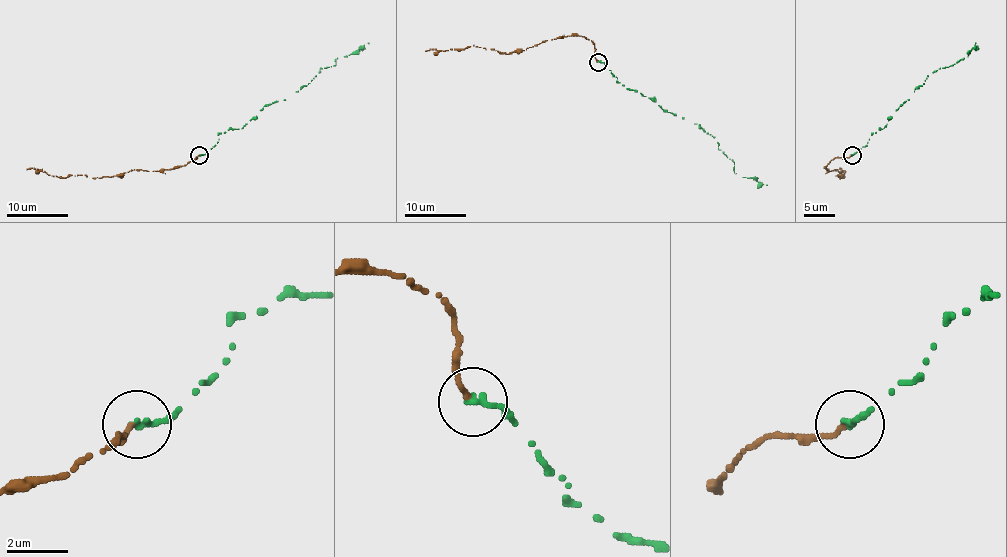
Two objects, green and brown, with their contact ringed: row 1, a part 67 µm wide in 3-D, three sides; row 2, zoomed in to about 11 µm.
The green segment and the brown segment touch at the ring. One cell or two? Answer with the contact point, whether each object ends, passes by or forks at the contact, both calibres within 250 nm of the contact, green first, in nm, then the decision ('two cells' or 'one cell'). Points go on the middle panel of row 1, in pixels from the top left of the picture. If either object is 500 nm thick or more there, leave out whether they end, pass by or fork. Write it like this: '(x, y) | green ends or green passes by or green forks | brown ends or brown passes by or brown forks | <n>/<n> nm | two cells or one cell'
(598, 62) | green ends | brown ends | 240/170 nm | one cell

